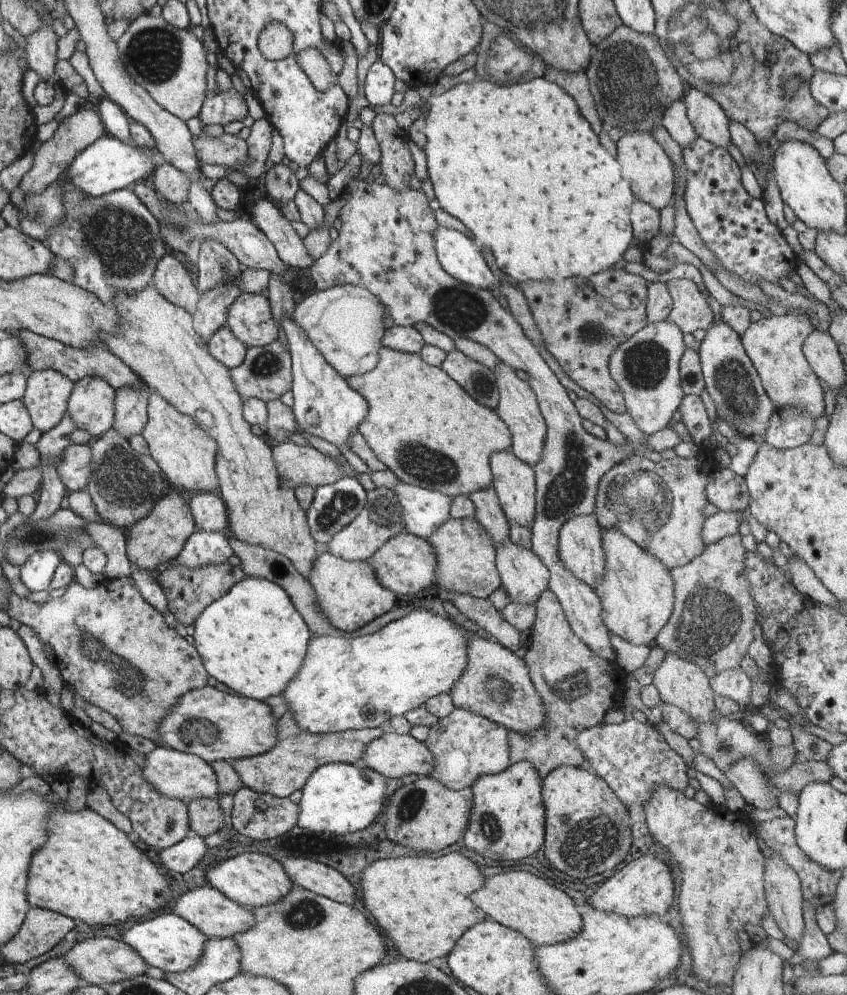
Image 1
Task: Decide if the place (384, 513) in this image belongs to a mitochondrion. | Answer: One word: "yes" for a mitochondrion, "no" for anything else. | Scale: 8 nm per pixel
yes

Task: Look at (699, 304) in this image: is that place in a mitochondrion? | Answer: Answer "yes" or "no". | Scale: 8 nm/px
no

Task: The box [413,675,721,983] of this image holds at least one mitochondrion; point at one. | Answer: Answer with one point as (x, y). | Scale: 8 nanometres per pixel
(589, 844)

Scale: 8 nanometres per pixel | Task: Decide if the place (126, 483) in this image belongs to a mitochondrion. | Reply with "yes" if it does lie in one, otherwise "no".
yes

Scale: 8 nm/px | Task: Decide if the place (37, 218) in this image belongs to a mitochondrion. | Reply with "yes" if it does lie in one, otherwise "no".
yes

